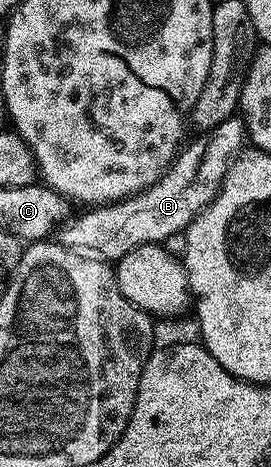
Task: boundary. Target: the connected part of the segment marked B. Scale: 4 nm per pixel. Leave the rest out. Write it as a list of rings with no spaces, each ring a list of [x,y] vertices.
[[[237,114],[198,136],[201,136],[198,140],[190,139],[182,147],[172,167],[159,182],[145,188],[138,196],[129,196],[115,204],[90,207],[82,211],[85,212],[82,216],[74,215],[61,225],[55,236],[56,243],[73,252],[116,262],[139,246],[164,245],[171,234],[184,233],[189,223],[216,198],[227,170],[247,144],[245,122]]]

